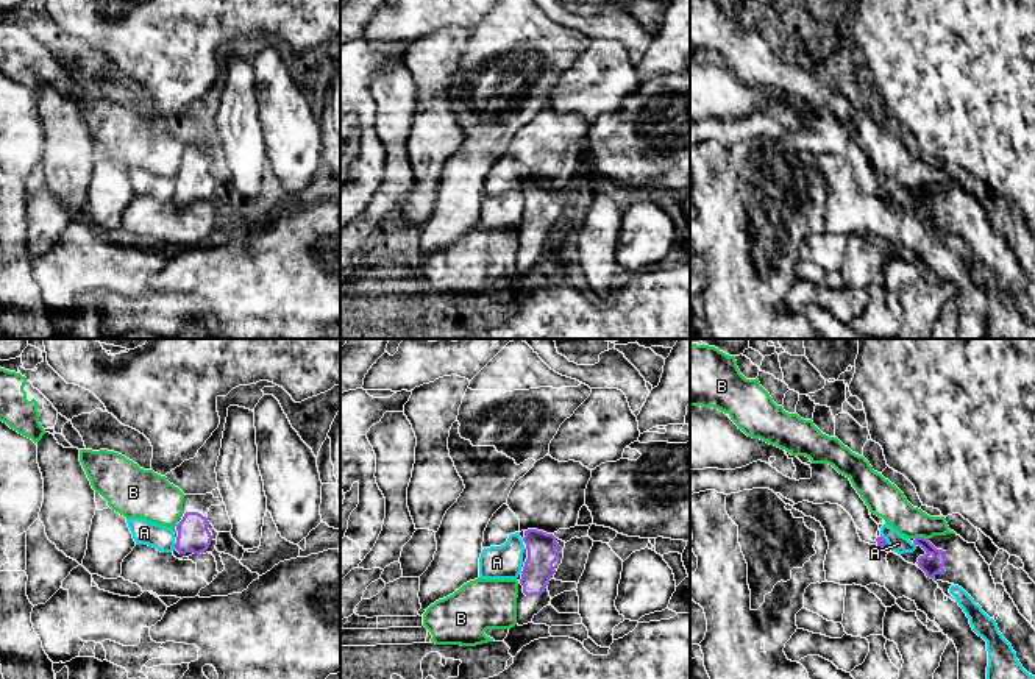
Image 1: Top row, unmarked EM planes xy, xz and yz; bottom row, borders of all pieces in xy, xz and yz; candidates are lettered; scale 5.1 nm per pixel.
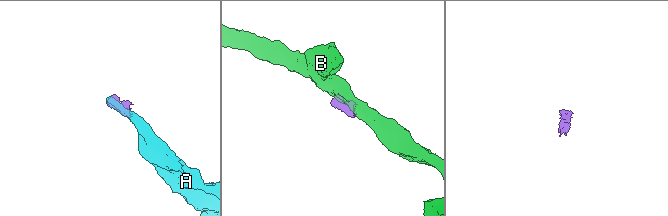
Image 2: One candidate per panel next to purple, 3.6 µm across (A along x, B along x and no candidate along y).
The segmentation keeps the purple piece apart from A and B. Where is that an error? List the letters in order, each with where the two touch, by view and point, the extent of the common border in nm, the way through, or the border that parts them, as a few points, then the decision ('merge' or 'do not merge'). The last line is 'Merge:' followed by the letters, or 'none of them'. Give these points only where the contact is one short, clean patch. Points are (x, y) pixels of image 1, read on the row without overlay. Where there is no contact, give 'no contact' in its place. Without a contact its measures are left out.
A: xy (175, 195) | 30 nm | merge
B: yz (921, 188) | 70 nm | along yz (915, 188), (928, 191) | do not merge
Merge: A

